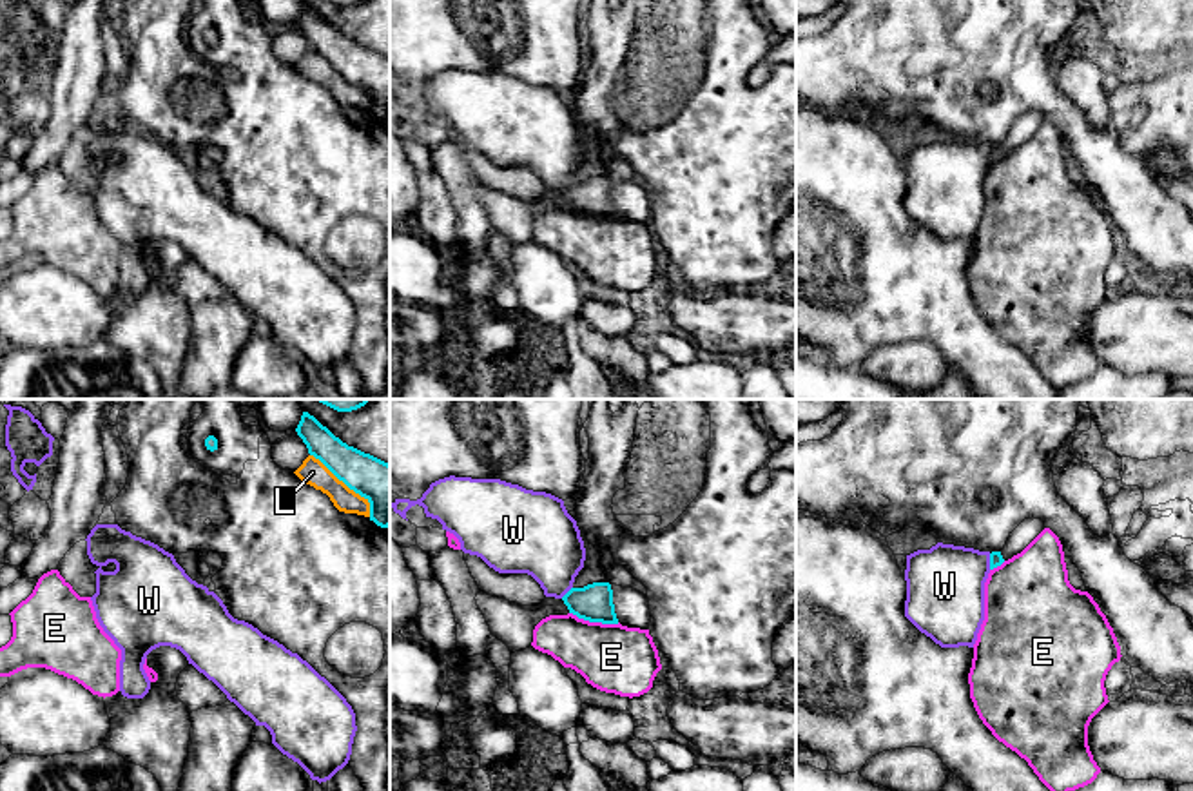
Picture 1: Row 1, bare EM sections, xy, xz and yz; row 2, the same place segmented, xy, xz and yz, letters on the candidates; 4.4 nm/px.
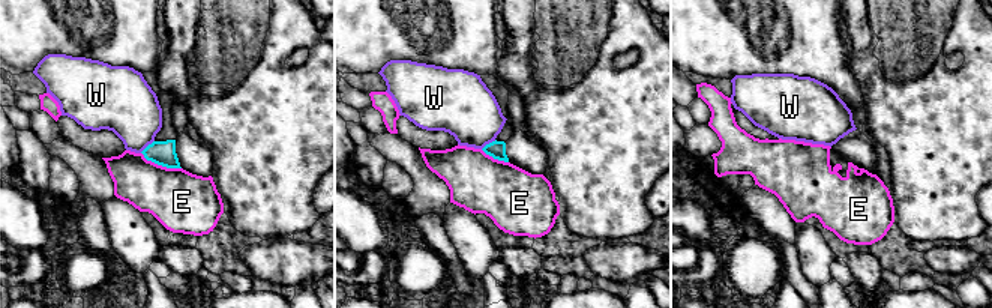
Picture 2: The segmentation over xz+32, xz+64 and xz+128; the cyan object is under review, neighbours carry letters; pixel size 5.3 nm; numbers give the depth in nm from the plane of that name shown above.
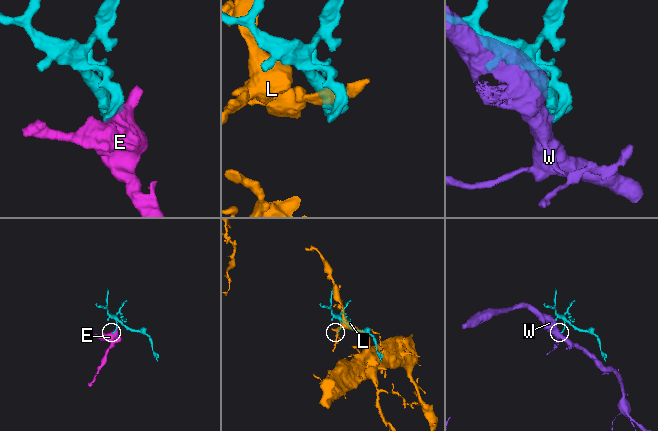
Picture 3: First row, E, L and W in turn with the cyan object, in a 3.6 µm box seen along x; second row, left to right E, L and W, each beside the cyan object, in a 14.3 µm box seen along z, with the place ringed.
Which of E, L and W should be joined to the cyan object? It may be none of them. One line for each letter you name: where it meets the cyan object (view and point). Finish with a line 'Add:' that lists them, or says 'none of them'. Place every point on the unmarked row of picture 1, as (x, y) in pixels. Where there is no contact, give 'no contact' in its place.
Add: none of them

